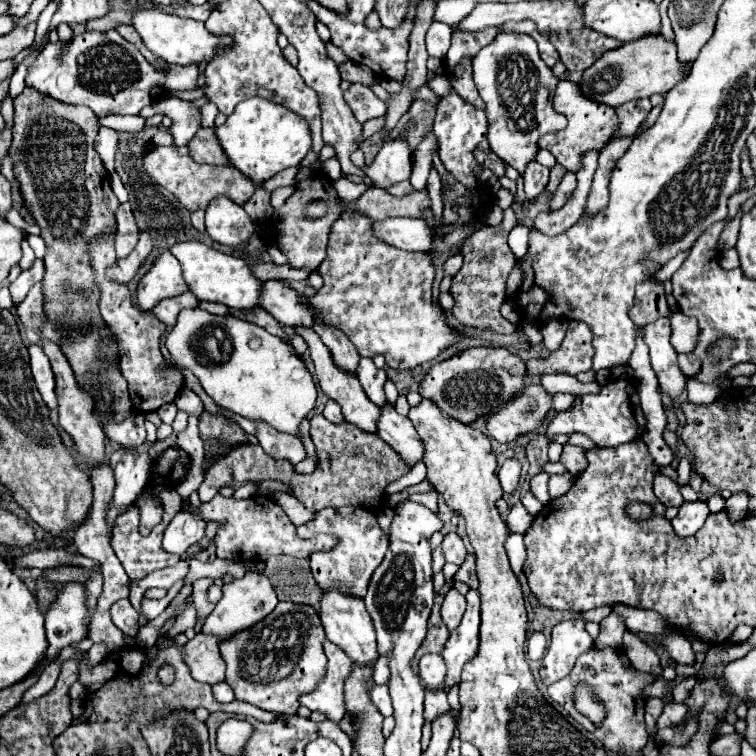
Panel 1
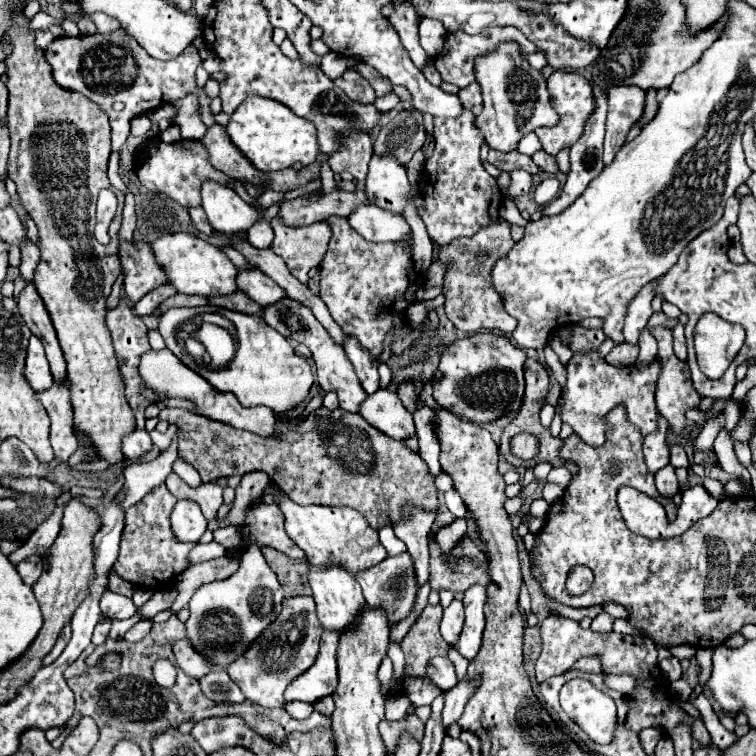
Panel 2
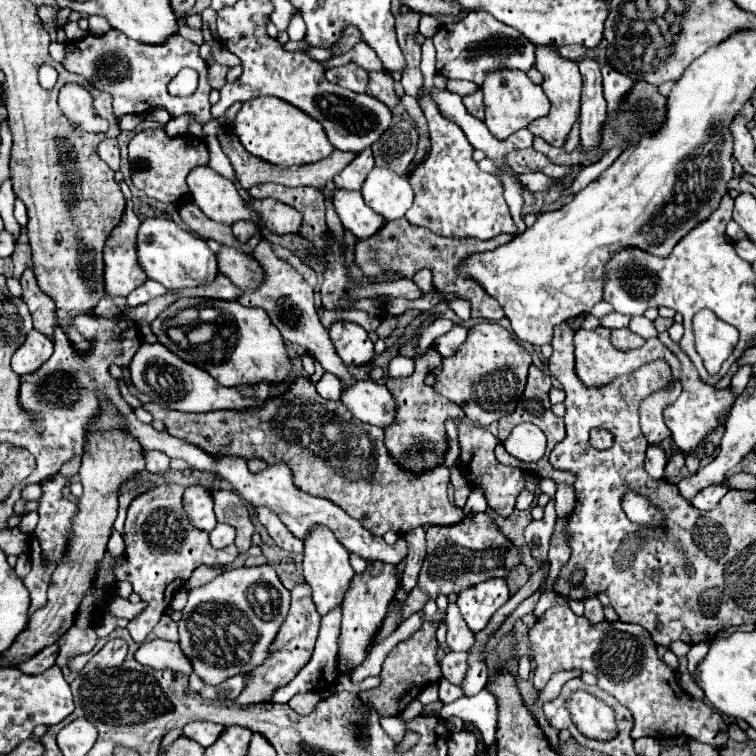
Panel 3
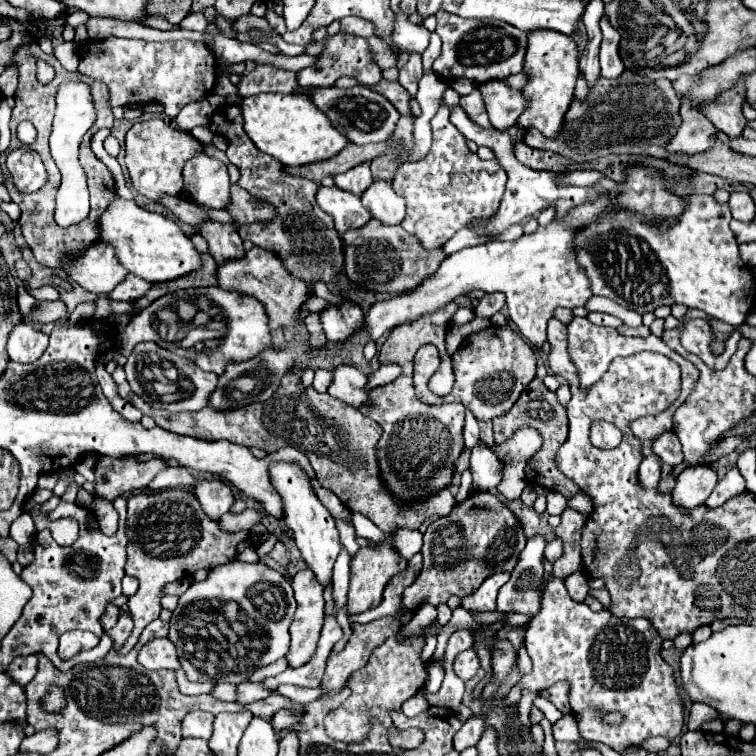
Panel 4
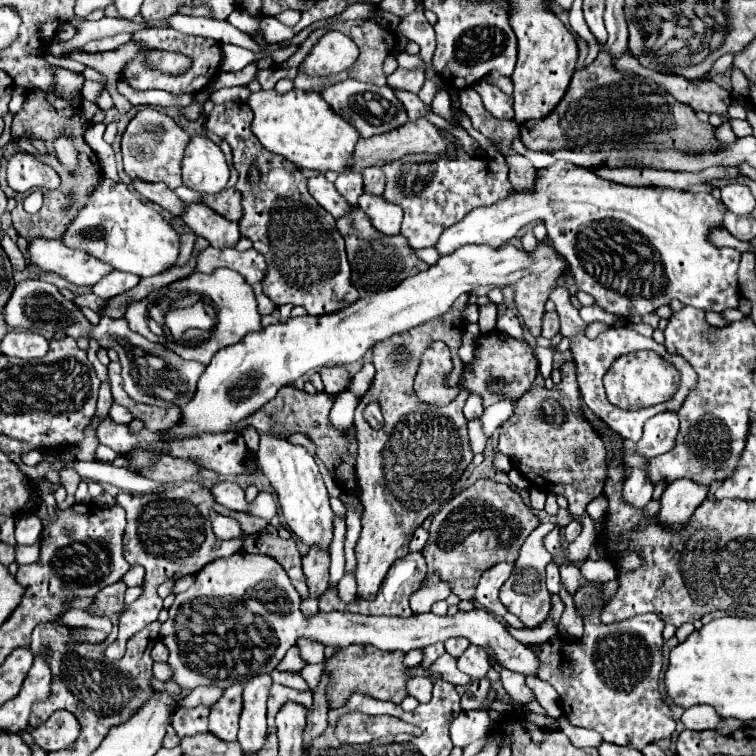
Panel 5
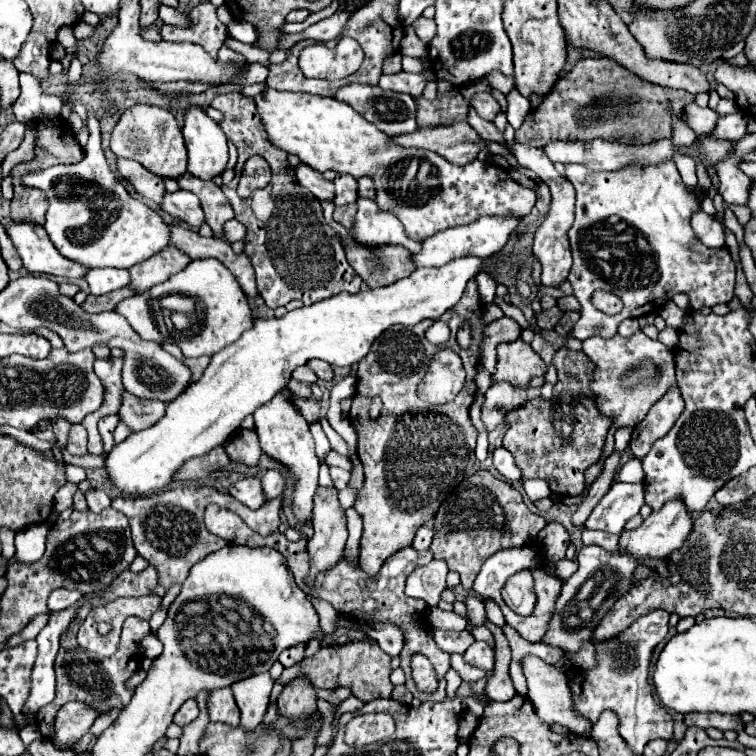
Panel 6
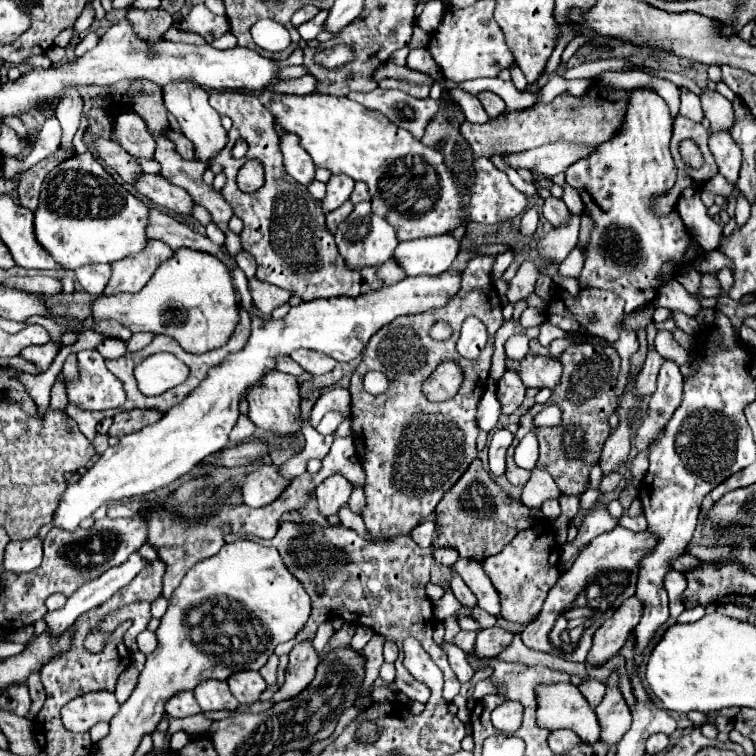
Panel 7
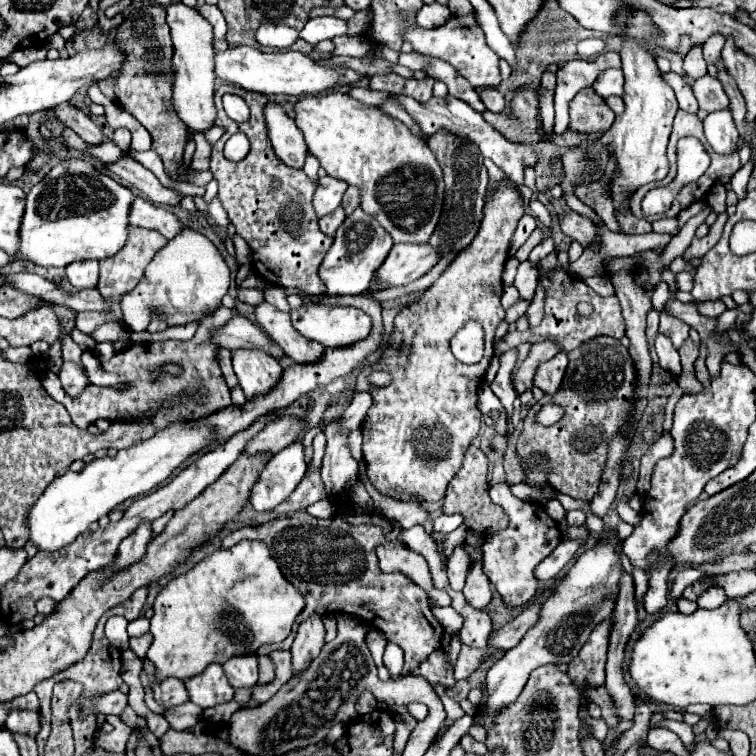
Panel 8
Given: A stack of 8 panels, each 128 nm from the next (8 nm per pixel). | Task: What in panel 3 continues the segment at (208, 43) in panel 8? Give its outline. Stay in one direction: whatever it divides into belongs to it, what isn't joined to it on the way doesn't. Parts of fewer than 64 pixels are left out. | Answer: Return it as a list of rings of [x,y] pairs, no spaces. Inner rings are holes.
[[[194,168],[188,174],[188,186],[194,202],[208,218],[230,226],[238,220],[250,220],[258,224],[258,214],[242,200],[236,186],[216,174],[212,168]]]

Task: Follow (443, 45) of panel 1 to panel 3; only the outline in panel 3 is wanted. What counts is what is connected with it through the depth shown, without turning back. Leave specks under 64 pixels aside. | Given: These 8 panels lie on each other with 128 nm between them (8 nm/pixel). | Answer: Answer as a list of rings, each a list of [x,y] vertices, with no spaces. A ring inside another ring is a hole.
[[[422,16],[420,20],[420,34],[424,34],[424,38],[432,38],[438,32],[438,20],[434,16]]]

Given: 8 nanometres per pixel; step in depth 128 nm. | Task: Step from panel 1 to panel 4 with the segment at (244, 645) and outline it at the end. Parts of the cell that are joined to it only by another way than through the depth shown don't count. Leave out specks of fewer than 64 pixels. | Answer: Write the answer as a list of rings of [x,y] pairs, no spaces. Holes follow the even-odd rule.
[[[308,568],[300,570],[292,578],[292,588],[298,608],[290,624],[292,642],[286,660],[288,668],[298,668],[306,664],[316,652],[316,644],[324,624],[324,598],[322,598],[322,586]],[[218,682],[218,686],[214,688],[212,696],[214,696],[214,698],[218,698],[218,700],[224,700],[224,702],[235,702],[236,685]]]

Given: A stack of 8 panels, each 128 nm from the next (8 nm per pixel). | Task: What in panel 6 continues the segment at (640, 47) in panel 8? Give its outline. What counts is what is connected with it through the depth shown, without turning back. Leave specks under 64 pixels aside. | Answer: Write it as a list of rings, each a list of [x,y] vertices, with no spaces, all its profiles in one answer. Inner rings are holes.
[[[662,162],[660,166],[646,166],[646,168],[626,166],[616,172],[594,172],[580,164],[568,164],[564,174],[574,184],[574,190],[576,190],[576,220],[568,232],[574,266],[570,270],[568,280],[574,288],[574,296],[582,304],[580,320],[566,334],[568,338],[580,340],[580,342],[590,336],[612,338],[622,320],[650,314],[658,310],[662,304],[666,304],[668,300],[672,300],[672,296],[678,292],[688,294],[692,308],[716,306],[720,302],[730,302],[734,298],[736,264],[730,256],[730,250],[726,246],[712,250],[696,238],[690,226],[690,218],[694,212],[702,208],[704,194],[698,188],[688,188],[682,182],[676,170],[676,164]],[[596,290],[606,290],[620,296],[624,304],[622,312],[614,316],[600,312],[590,302]]]

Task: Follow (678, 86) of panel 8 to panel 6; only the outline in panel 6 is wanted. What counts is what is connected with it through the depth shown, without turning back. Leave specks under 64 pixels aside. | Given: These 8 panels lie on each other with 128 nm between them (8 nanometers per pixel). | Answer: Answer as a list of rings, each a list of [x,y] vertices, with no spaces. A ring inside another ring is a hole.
[[[692,102],[684,108],[684,118],[688,120],[686,124],[696,132],[696,136],[702,136],[702,134],[712,134],[712,128],[716,128],[718,114],[710,108],[700,108]]]

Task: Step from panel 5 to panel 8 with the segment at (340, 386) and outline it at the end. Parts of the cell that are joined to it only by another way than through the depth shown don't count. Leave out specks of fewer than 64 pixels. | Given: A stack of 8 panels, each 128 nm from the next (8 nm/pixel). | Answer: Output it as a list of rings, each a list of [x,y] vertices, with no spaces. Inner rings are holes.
[[[262,302],[254,308],[256,322],[264,328],[264,332],[290,356],[296,364],[314,364],[324,356],[324,346],[318,342],[306,340],[300,336],[290,322],[286,312],[280,312],[268,302]]]

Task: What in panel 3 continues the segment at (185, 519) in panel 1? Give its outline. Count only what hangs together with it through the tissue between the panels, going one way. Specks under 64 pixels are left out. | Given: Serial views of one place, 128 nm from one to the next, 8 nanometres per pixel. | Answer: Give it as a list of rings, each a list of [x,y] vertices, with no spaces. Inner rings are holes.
[[[200,484],[190,486],[190,488],[186,488],[182,500],[184,500],[184,510],[188,514],[188,520],[194,528],[210,532],[216,526],[214,500],[212,500],[208,488],[204,488]]]

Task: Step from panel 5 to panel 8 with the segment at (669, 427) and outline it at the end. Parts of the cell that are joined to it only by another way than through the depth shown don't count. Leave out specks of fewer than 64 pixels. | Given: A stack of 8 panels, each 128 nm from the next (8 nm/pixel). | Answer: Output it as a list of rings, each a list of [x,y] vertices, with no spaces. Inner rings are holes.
[[[658,334],[656,338],[656,352],[658,352],[658,366],[670,374],[670,378],[680,376],[682,366],[680,366],[680,356],[678,350],[672,346],[670,338]]]

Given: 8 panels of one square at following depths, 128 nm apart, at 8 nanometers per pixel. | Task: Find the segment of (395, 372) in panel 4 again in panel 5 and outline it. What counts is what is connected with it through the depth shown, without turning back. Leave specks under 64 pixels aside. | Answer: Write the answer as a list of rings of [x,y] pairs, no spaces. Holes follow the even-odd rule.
[[[342,392],[340,396],[334,398],[334,406],[332,406],[332,412],[330,412],[330,418],[332,418],[332,424],[336,428],[346,428],[352,424],[352,418],[354,418],[354,410],[360,402],[360,396],[352,394],[352,392]]]

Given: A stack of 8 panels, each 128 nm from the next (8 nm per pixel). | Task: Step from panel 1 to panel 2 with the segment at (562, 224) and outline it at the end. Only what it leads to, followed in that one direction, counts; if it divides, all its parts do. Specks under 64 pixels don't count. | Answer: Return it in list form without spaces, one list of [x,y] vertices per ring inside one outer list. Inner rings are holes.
[[[594,88],[594,98],[596,98],[596,110],[594,110],[594,114],[590,116],[582,138],[570,148],[570,164],[572,164],[572,168],[570,168],[568,180],[566,180],[566,184],[564,184],[564,188],[562,188],[562,194],[558,196],[558,200],[552,200],[550,204],[546,204],[546,206],[542,208],[542,216],[556,216],[556,214],[564,212],[564,208],[568,208],[570,204],[574,204],[576,198],[584,194],[584,188],[588,188],[588,184],[604,170],[600,152],[602,152],[602,142],[604,142],[604,120],[606,120],[606,106],[608,106],[608,104],[606,104],[604,94],[602,94],[598,88]]]

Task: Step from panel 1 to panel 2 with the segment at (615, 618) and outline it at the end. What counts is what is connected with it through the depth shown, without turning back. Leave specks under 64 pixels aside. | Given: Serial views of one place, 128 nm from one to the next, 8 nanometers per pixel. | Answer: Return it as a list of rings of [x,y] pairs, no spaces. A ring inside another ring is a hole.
[[[602,612],[602,614],[598,614],[598,616],[592,620],[592,630],[594,630],[594,632],[608,634],[608,632],[612,632],[612,624],[614,624],[614,618],[612,618],[610,614]],[[590,656],[590,658],[582,658],[576,662],[576,668],[578,670],[584,670],[584,672],[594,672],[598,674],[602,670],[600,666],[600,656]]]

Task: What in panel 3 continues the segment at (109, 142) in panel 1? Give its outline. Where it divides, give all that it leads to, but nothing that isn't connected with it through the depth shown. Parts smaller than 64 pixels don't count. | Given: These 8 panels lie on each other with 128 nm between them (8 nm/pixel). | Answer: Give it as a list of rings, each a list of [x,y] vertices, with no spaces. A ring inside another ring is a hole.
[[[110,30],[104,36],[88,34],[88,36],[80,38],[78,42],[66,44],[66,54],[64,54],[62,66],[68,72],[84,76],[90,86],[100,88],[102,92],[108,92],[112,96],[112,108],[114,108],[116,120],[126,114],[150,112],[150,108],[166,108],[172,116],[192,114],[192,116],[196,116],[196,122],[202,126],[212,120],[210,102],[208,102],[212,88],[206,80],[208,66],[198,56],[198,46],[194,42],[186,42],[182,36],[172,36],[172,40],[168,40],[168,44],[150,46],[150,44],[130,40],[120,30]],[[182,68],[194,68],[200,76],[198,90],[188,98],[170,96],[166,90],[168,82]],[[66,84],[60,90],[60,100],[58,102],[60,102],[62,112],[72,122],[76,122],[80,128],[95,133],[102,133],[108,130],[110,124],[94,114],[92,96],[90,96],[90,92],[86,88],[82,88],[78,84]]]

